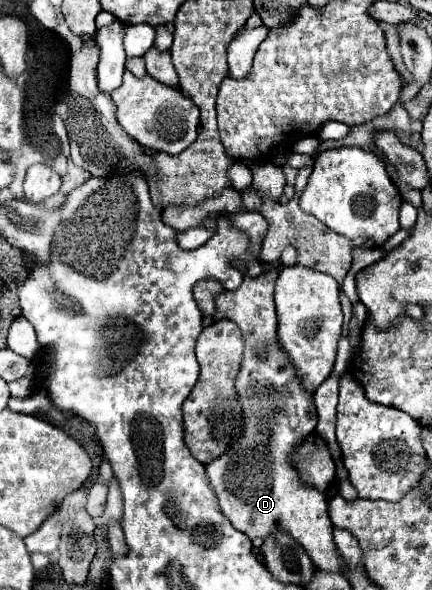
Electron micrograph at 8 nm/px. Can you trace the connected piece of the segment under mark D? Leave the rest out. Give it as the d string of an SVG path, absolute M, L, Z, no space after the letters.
M274 267L258 277L244 275L236 291L224 291L216 297L216 317L234 321L246 339L242 367L236 377L236 391L244 413L244 433L224 455L206 465L206 473L220 499L222 513L238 531L252 539L264 539L278 525L302 543L318 569L342 573L342 559L336 555L332 541L326 495L298 483L298 473L288 463L294 445L316 429L316 413L314 399L302 391L276 339L274 283L278 273L280 271Z

